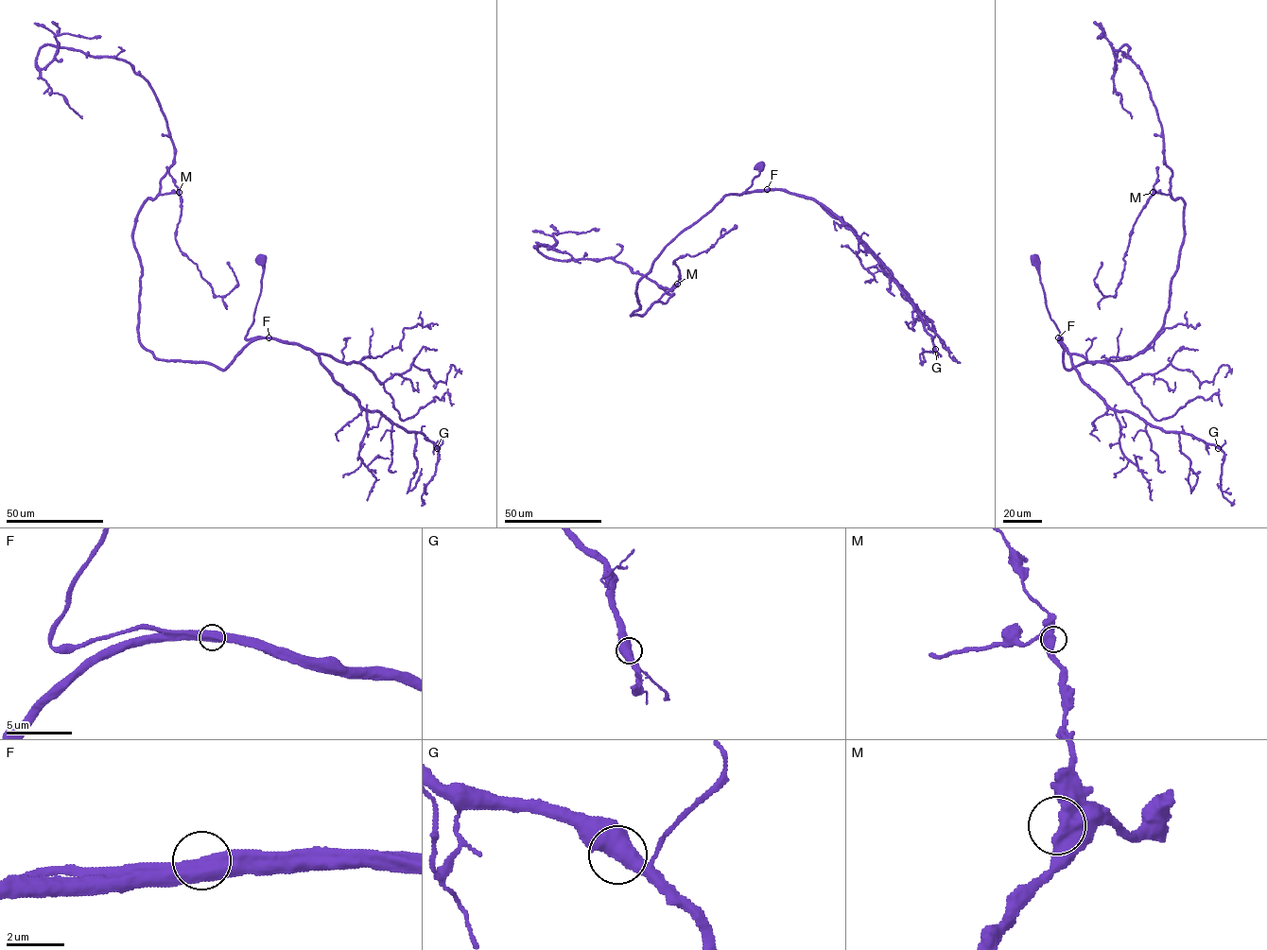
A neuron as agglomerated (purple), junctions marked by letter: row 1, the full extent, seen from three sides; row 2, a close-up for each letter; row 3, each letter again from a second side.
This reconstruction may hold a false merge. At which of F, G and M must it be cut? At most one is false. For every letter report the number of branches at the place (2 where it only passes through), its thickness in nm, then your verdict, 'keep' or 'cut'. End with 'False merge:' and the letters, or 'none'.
F: 2 | 600 nm | keep
G: 2 | 600 nm | keep
M: 2 | 600 nm | keep
False merge: none

